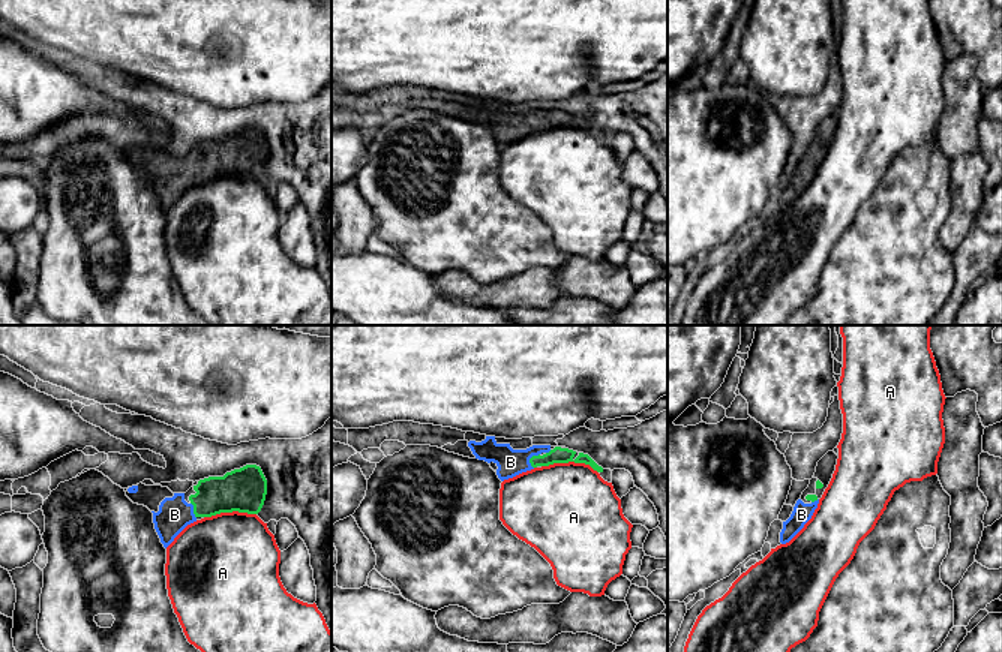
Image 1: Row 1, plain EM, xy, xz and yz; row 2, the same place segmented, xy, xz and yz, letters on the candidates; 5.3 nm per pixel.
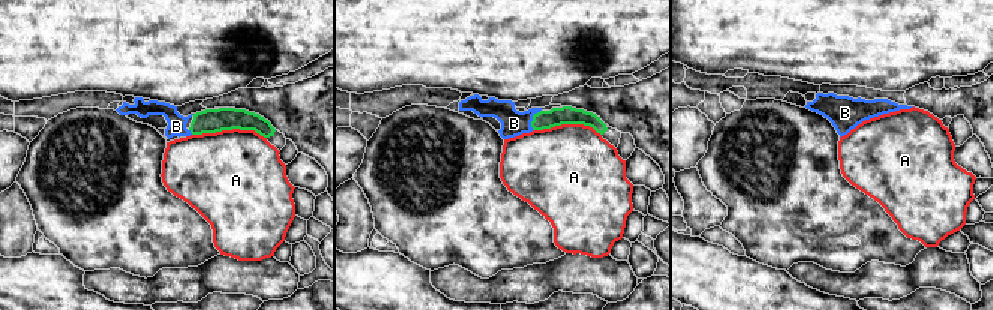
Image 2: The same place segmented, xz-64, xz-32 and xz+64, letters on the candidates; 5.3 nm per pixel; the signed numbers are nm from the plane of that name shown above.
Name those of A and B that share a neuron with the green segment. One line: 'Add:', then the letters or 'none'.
Add: B

